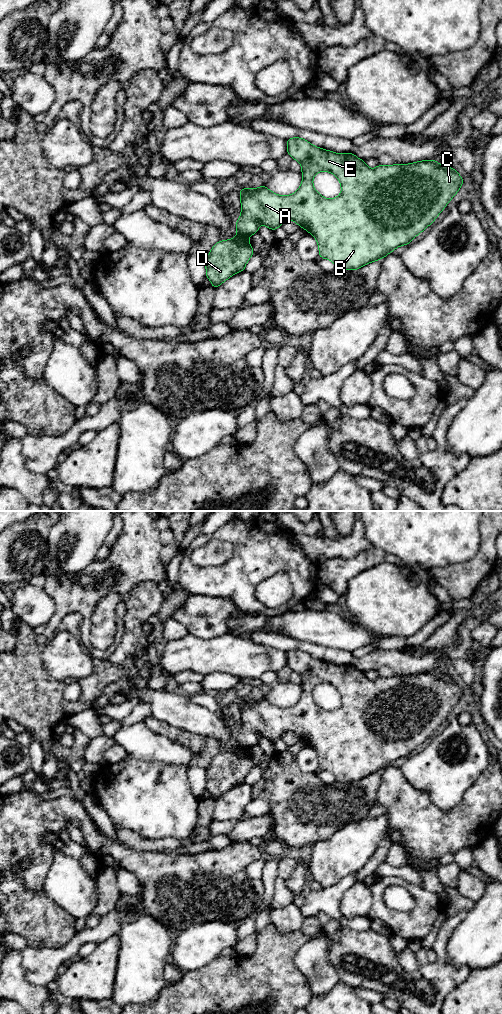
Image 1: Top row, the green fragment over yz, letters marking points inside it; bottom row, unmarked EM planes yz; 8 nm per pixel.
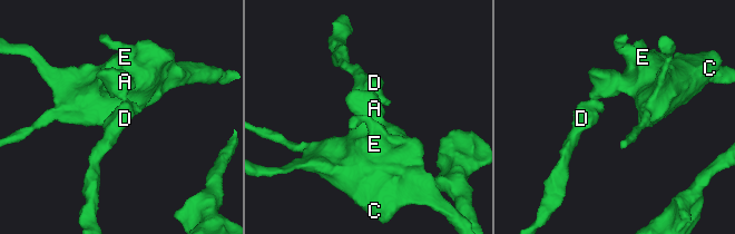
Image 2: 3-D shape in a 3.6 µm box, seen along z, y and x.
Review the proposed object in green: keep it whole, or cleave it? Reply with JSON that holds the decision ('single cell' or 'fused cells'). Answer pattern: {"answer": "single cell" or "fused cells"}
{"answer": "fused cells"}

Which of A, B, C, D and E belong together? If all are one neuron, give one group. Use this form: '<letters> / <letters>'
A B C E / D

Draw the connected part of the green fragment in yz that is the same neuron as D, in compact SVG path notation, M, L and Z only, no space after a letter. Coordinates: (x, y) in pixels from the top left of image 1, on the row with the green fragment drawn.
M234 237L217 242L206 256L206 277L215 289L232 275L244 271L253 255L248 238Z

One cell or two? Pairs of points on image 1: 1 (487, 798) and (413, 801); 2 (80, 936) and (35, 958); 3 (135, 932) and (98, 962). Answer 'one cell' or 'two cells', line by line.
1: one cell
2: one cell
3: two cells

